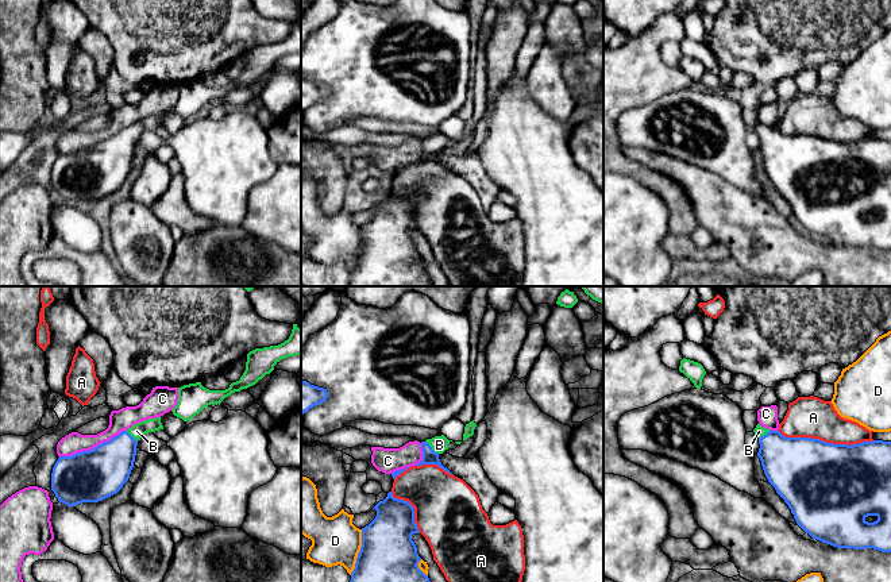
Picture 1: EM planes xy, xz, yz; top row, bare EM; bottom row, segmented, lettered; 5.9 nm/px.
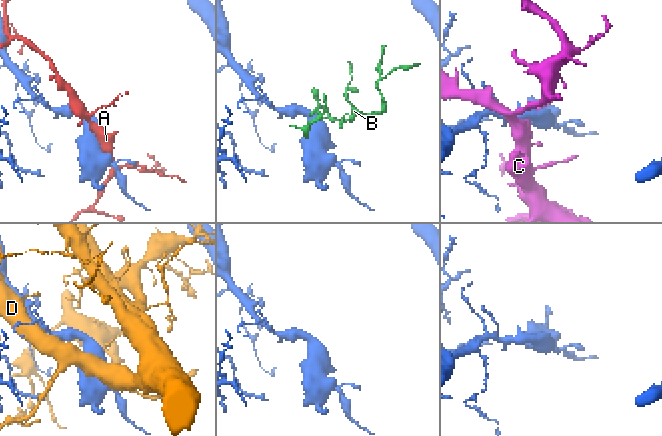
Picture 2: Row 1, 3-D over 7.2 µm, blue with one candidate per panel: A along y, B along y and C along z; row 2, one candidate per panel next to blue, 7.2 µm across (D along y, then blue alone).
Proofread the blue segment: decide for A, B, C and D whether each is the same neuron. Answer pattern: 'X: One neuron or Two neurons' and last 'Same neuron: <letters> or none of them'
A: Two neurons
B: One neuron
C: Two neurons
D: Two neurons
Same neuron: B

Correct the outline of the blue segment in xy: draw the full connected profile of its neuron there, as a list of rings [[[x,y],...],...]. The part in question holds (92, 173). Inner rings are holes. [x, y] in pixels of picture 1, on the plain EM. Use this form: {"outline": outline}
{"outline": [[[161,115],[148,116],[120,130],[109,139],[104,139],[93,147],[58,155],[51,170],[51,188],[59,199],[53,201],[50,216],[54,236],[61,238],[70,247],[84,253],[100,250],[103,232],[99,223],[74,204],[82,200],[99,200],[116,192],[130,176],[138,139],[143,132],[159,127],[163,127]]]}

